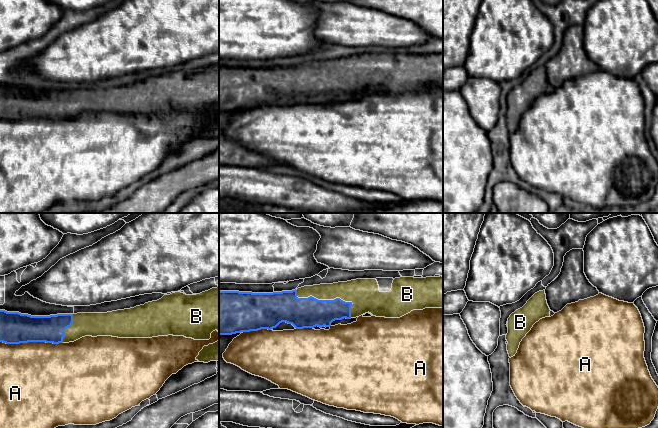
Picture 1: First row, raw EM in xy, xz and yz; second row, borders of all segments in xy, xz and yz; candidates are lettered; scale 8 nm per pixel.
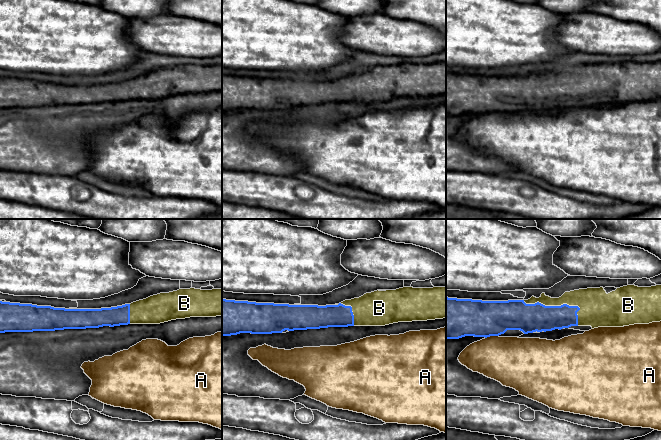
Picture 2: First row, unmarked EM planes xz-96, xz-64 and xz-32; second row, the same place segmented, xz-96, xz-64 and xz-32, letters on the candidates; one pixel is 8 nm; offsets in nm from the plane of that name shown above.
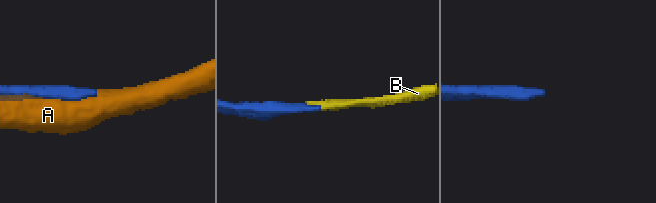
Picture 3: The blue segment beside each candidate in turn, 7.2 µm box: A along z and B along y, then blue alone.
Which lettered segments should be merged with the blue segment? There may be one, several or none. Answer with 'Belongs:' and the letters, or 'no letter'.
Belongs: B

